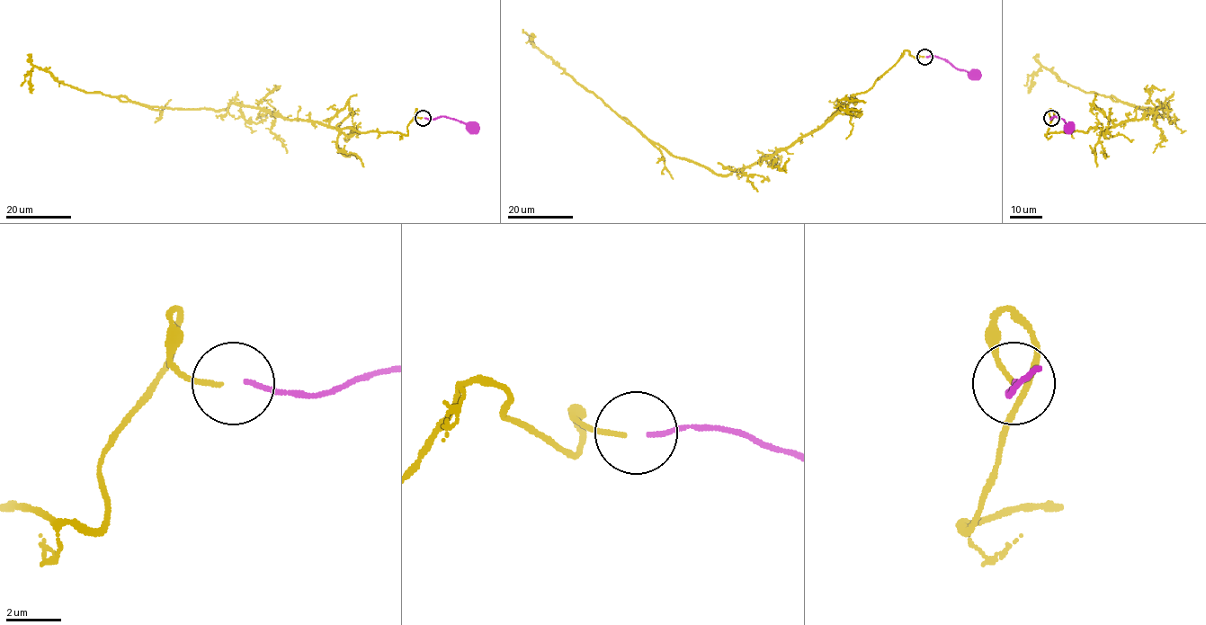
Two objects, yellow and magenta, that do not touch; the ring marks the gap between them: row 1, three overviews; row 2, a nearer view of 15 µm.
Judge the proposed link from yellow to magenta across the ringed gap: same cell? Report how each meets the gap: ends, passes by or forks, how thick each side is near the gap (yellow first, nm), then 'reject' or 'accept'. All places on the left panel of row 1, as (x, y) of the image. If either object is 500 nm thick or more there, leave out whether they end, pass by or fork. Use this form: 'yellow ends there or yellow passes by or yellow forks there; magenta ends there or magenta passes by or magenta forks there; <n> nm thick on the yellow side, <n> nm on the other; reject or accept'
yellow ends there; magenta ends there; 180 nm thick on the yellow side, 170 nm on the other; accept

